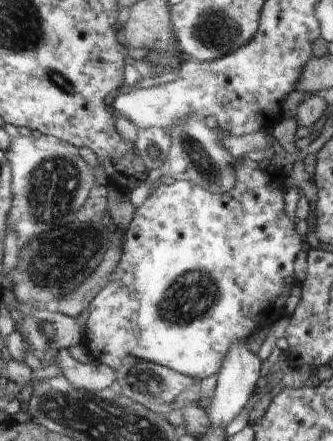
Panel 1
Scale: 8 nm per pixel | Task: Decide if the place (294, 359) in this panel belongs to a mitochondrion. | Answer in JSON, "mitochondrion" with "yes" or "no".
{"mitochondrion":"no"}

